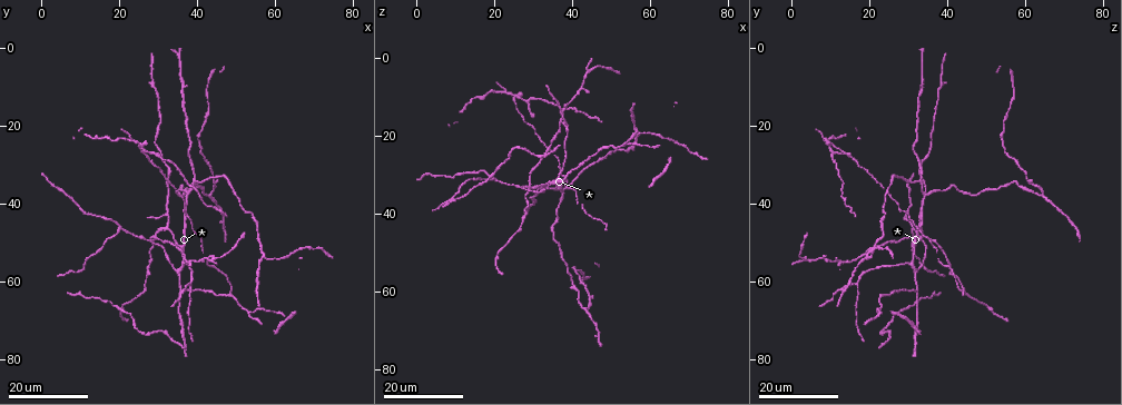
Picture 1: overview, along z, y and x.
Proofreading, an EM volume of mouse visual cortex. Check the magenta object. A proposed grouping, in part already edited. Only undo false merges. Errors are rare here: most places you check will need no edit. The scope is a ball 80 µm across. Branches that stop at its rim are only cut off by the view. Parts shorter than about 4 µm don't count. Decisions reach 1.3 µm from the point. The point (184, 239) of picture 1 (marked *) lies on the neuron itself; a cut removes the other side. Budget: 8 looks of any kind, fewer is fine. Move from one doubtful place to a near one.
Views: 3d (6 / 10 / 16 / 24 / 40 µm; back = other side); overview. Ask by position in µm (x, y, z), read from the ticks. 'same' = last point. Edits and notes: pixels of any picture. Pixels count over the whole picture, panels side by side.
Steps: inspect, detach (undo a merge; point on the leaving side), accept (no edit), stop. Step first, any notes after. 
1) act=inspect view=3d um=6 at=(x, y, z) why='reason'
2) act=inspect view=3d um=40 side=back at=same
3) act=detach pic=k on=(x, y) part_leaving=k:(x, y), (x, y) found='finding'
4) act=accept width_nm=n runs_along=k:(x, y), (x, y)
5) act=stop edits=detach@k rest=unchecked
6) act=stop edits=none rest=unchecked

act=inspect view=3d um=24 at=(53.0, 68.5, 22.5) why='three arms meet'

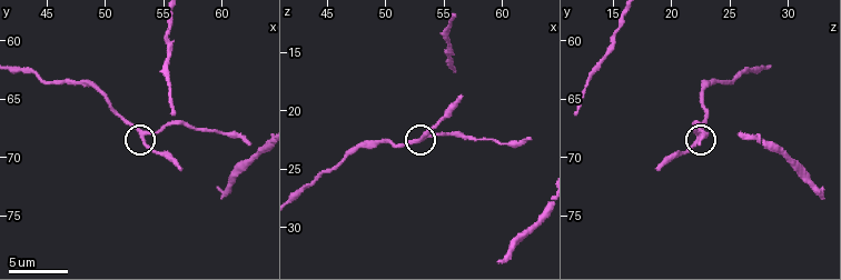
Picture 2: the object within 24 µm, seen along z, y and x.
act=inspect view=3d um=10 at=(53.4, 68.2, 22.2) why='closer look'

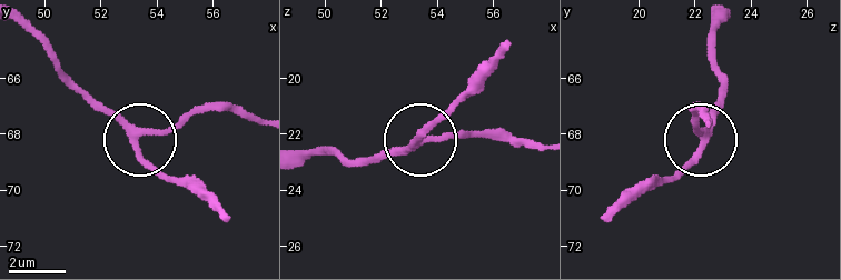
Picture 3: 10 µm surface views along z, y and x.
act=accept width_nm=240 runs_along=3:(725, 18), (713, 40), (715, 119), (651, 188) found='one neuron here'

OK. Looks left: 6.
act=inspect view=3d um=24 at=(36.5, 55.5, 31.0) why='three-way junction'

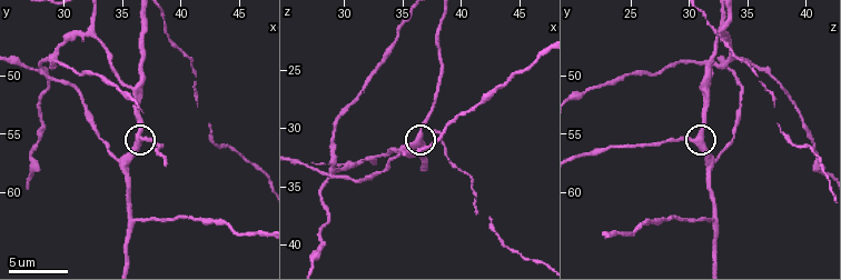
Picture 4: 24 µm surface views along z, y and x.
act=inspect view=3d um=10 at=(36.4, 55.8, 30.6)

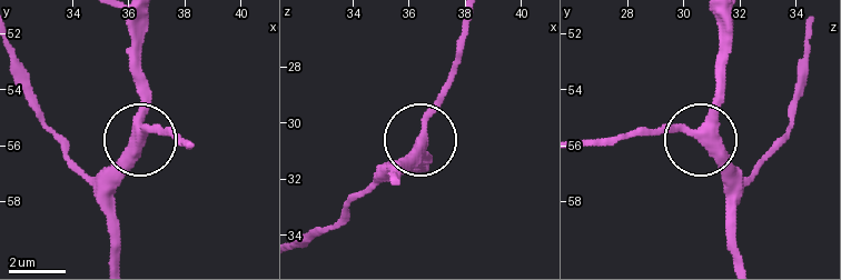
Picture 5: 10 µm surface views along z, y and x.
act=accept width_nm=320 found='all the same neuron'

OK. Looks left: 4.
act=inspect view=3d um=24 at=(19.5, 46.0, 31.0) why='side arm on a straight run'

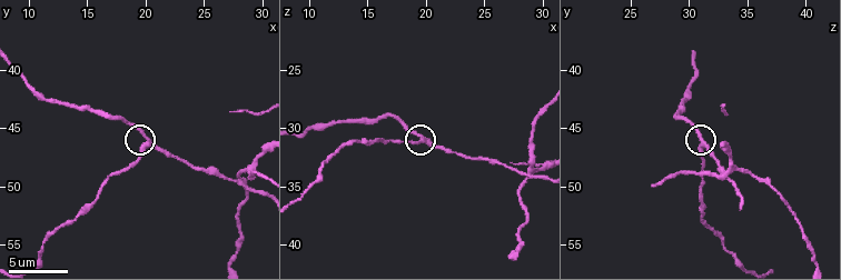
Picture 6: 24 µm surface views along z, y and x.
act=inspect view=3d um=6 at=(20.2, 46.0, 31.0) why='closer look'

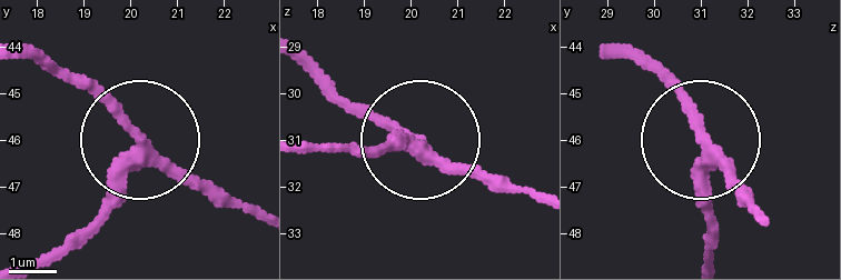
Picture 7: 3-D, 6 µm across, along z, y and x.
act=accept arms=3 runs_along=7:(761, 217), (637, 58) found='continuous, no second neuron'

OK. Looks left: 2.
act=inspect view=3d um=16 at=(40.0, 34.0, 33.0) why='three arms meet'

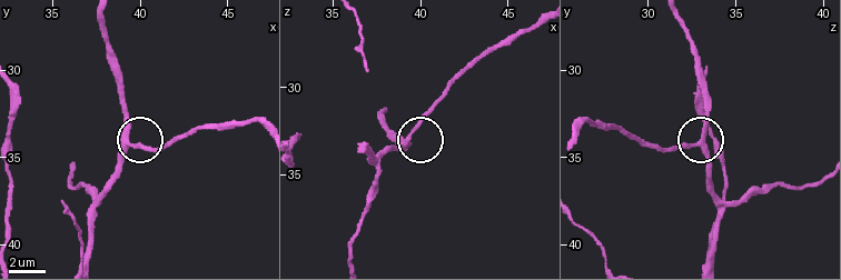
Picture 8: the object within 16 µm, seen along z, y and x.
act=inspect view=3d um=6 at=(39.5, 34.4, 32.5)

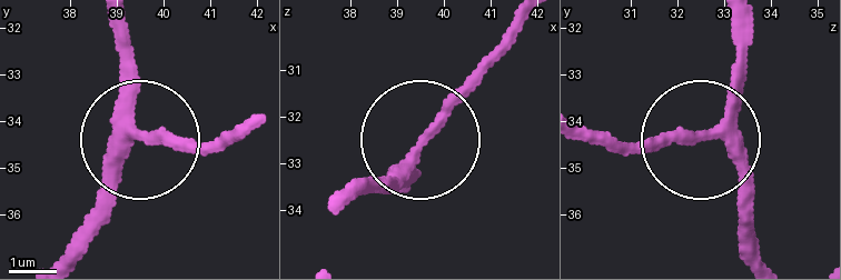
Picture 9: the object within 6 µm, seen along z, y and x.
act=accept width_nm=240 runs_along=9:(57, 260), (105, 164), (136, 137), (125, 21) found='continuous, no second neuron'

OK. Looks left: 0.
act=stop edits=none rest=unchecked

